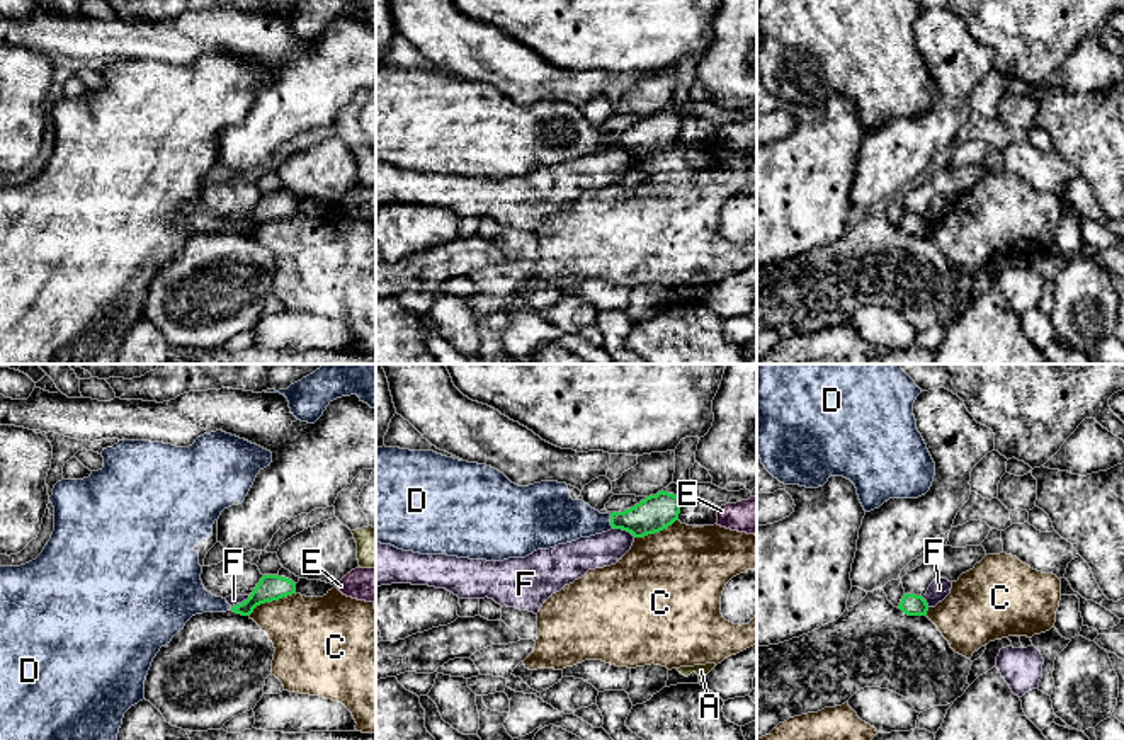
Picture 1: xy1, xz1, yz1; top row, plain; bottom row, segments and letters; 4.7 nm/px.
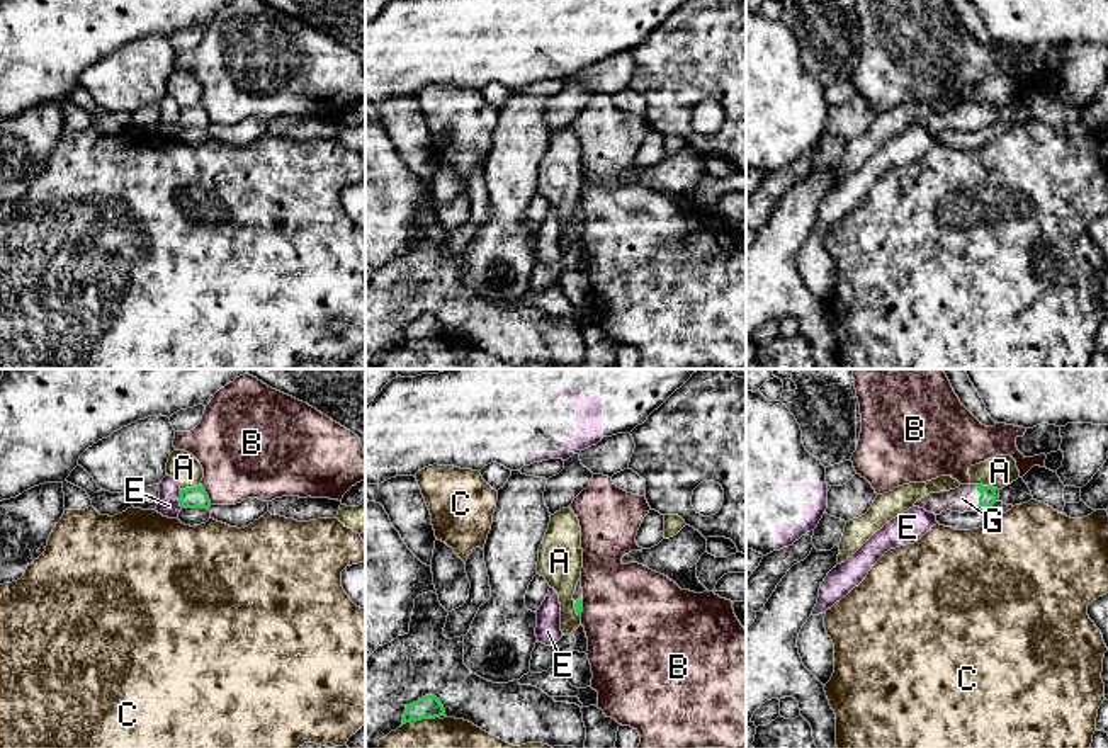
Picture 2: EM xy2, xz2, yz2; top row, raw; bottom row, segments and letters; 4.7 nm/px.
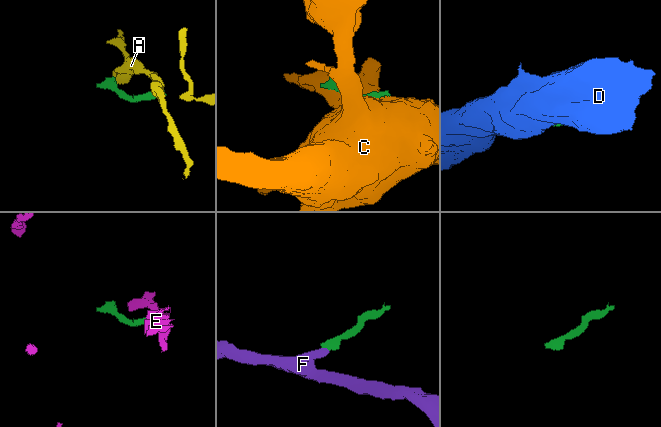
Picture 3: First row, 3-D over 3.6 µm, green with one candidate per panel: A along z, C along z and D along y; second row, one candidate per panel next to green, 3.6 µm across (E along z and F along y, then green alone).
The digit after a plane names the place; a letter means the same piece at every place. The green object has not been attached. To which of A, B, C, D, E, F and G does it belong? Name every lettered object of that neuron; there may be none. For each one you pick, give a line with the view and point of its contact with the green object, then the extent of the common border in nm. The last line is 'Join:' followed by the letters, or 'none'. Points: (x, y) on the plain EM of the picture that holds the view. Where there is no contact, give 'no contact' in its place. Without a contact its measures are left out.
D: xz1 (611, 140) | 70 nm
G: yz2 (979, 116) | 120 nm
Join: D, G

